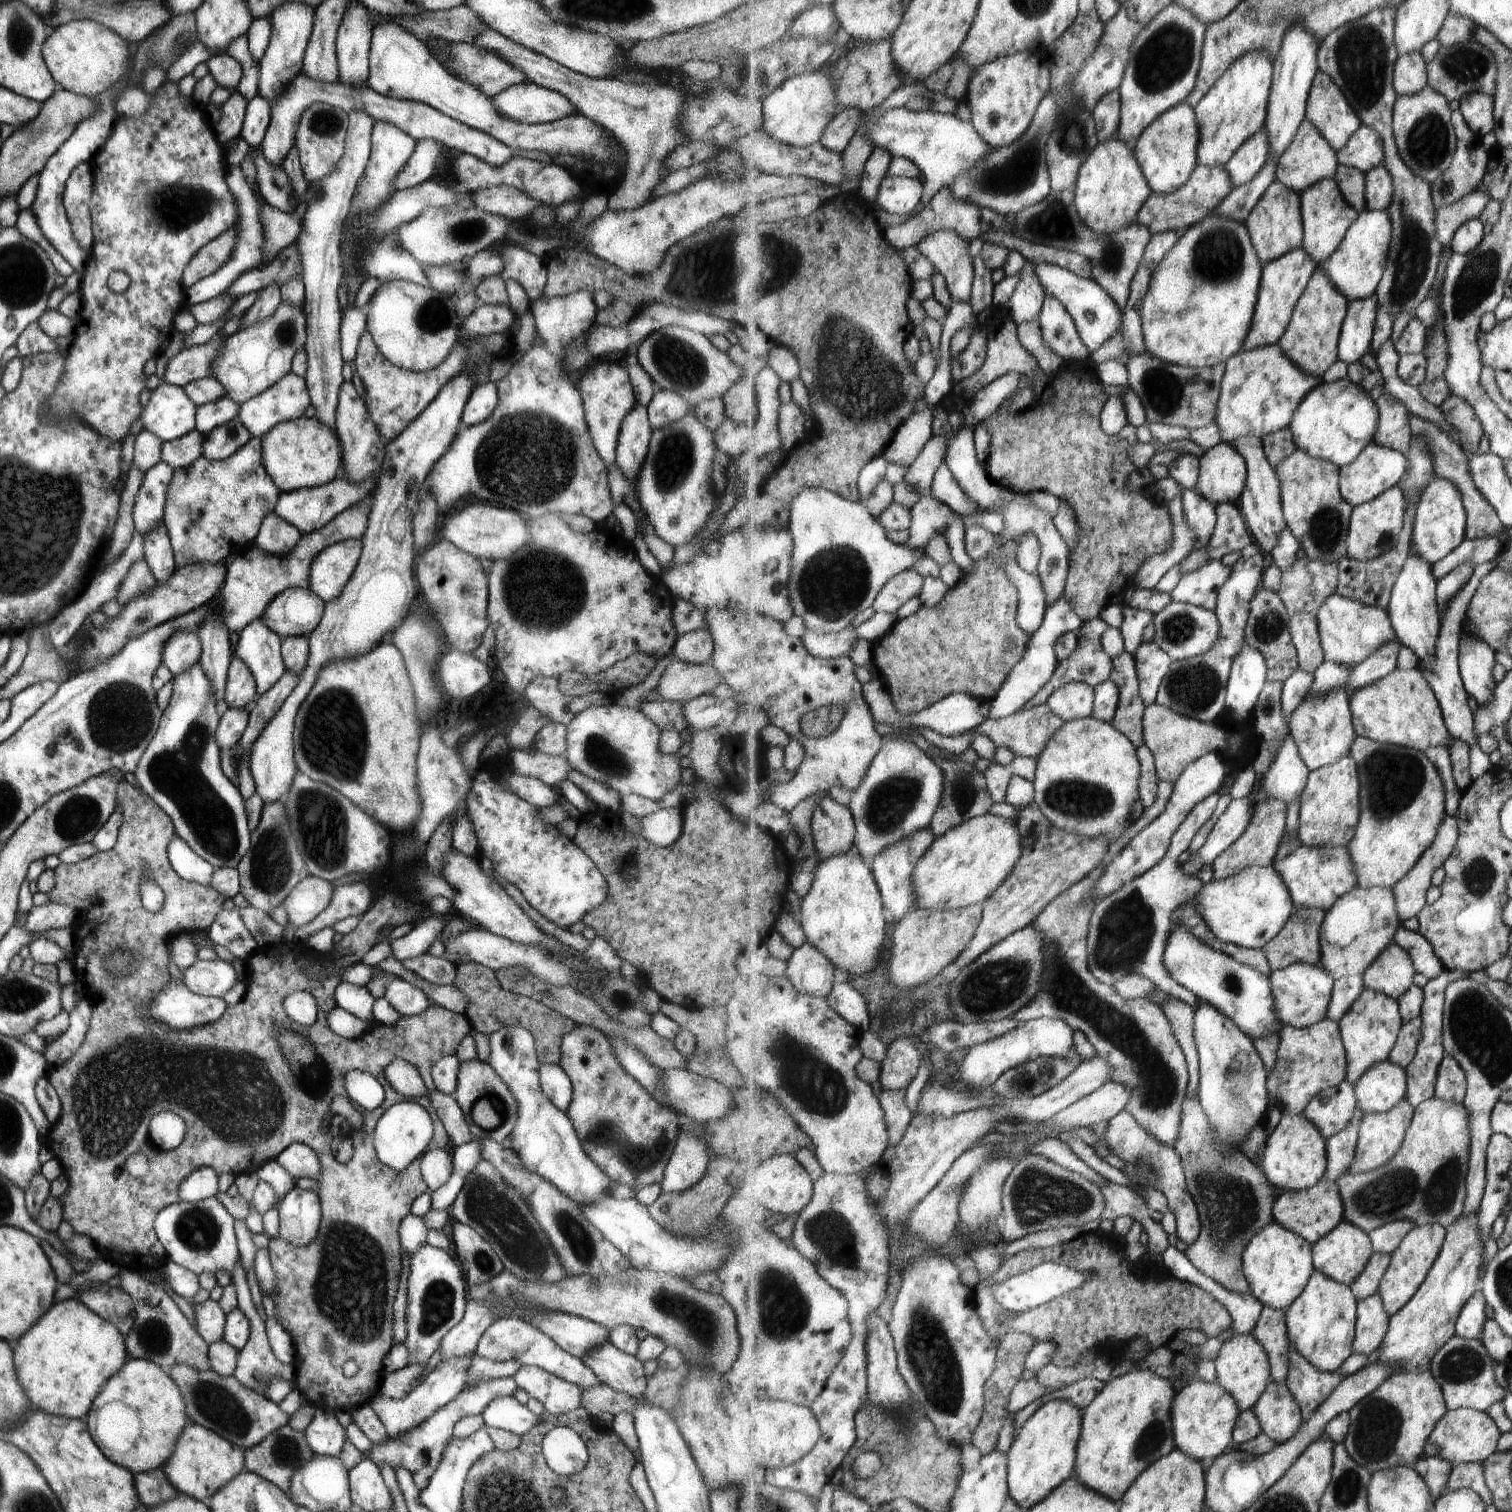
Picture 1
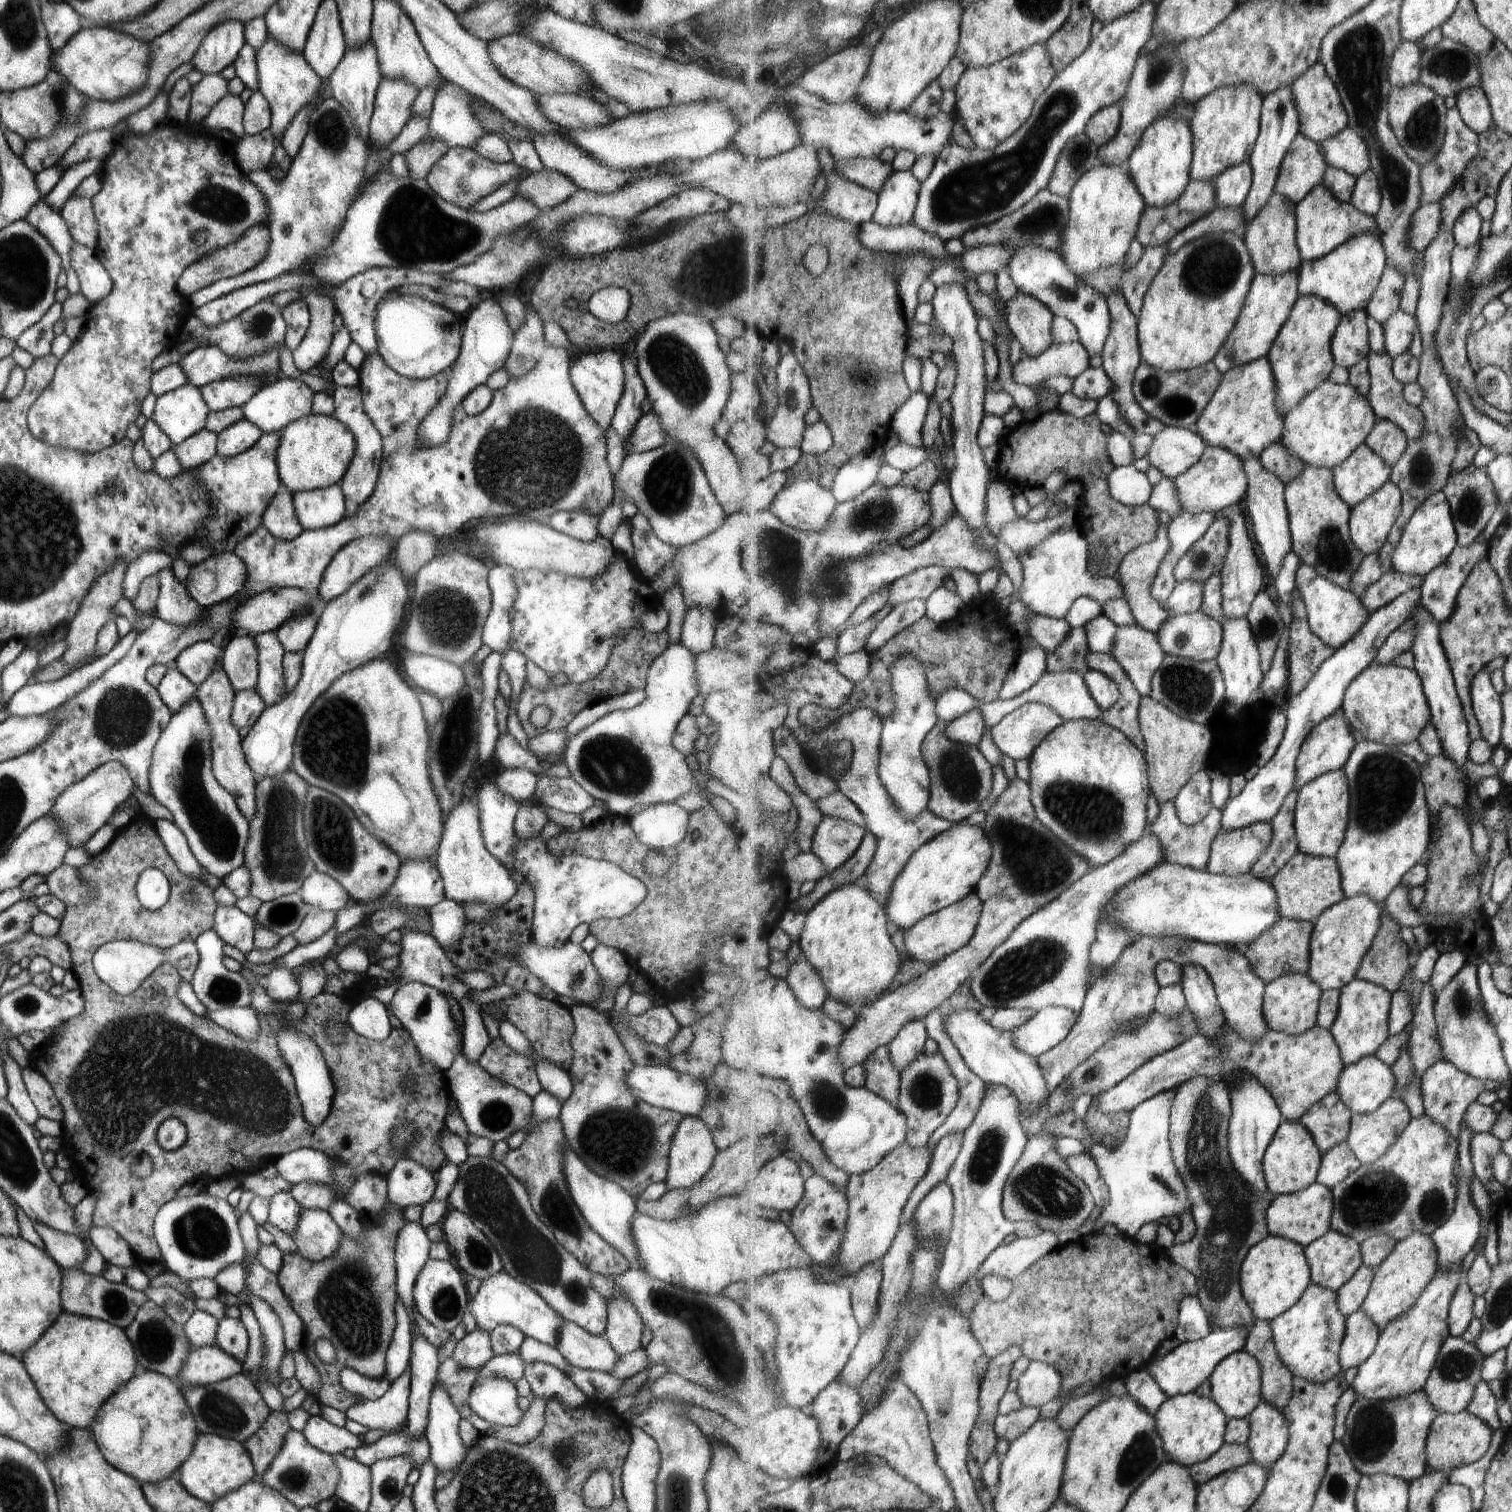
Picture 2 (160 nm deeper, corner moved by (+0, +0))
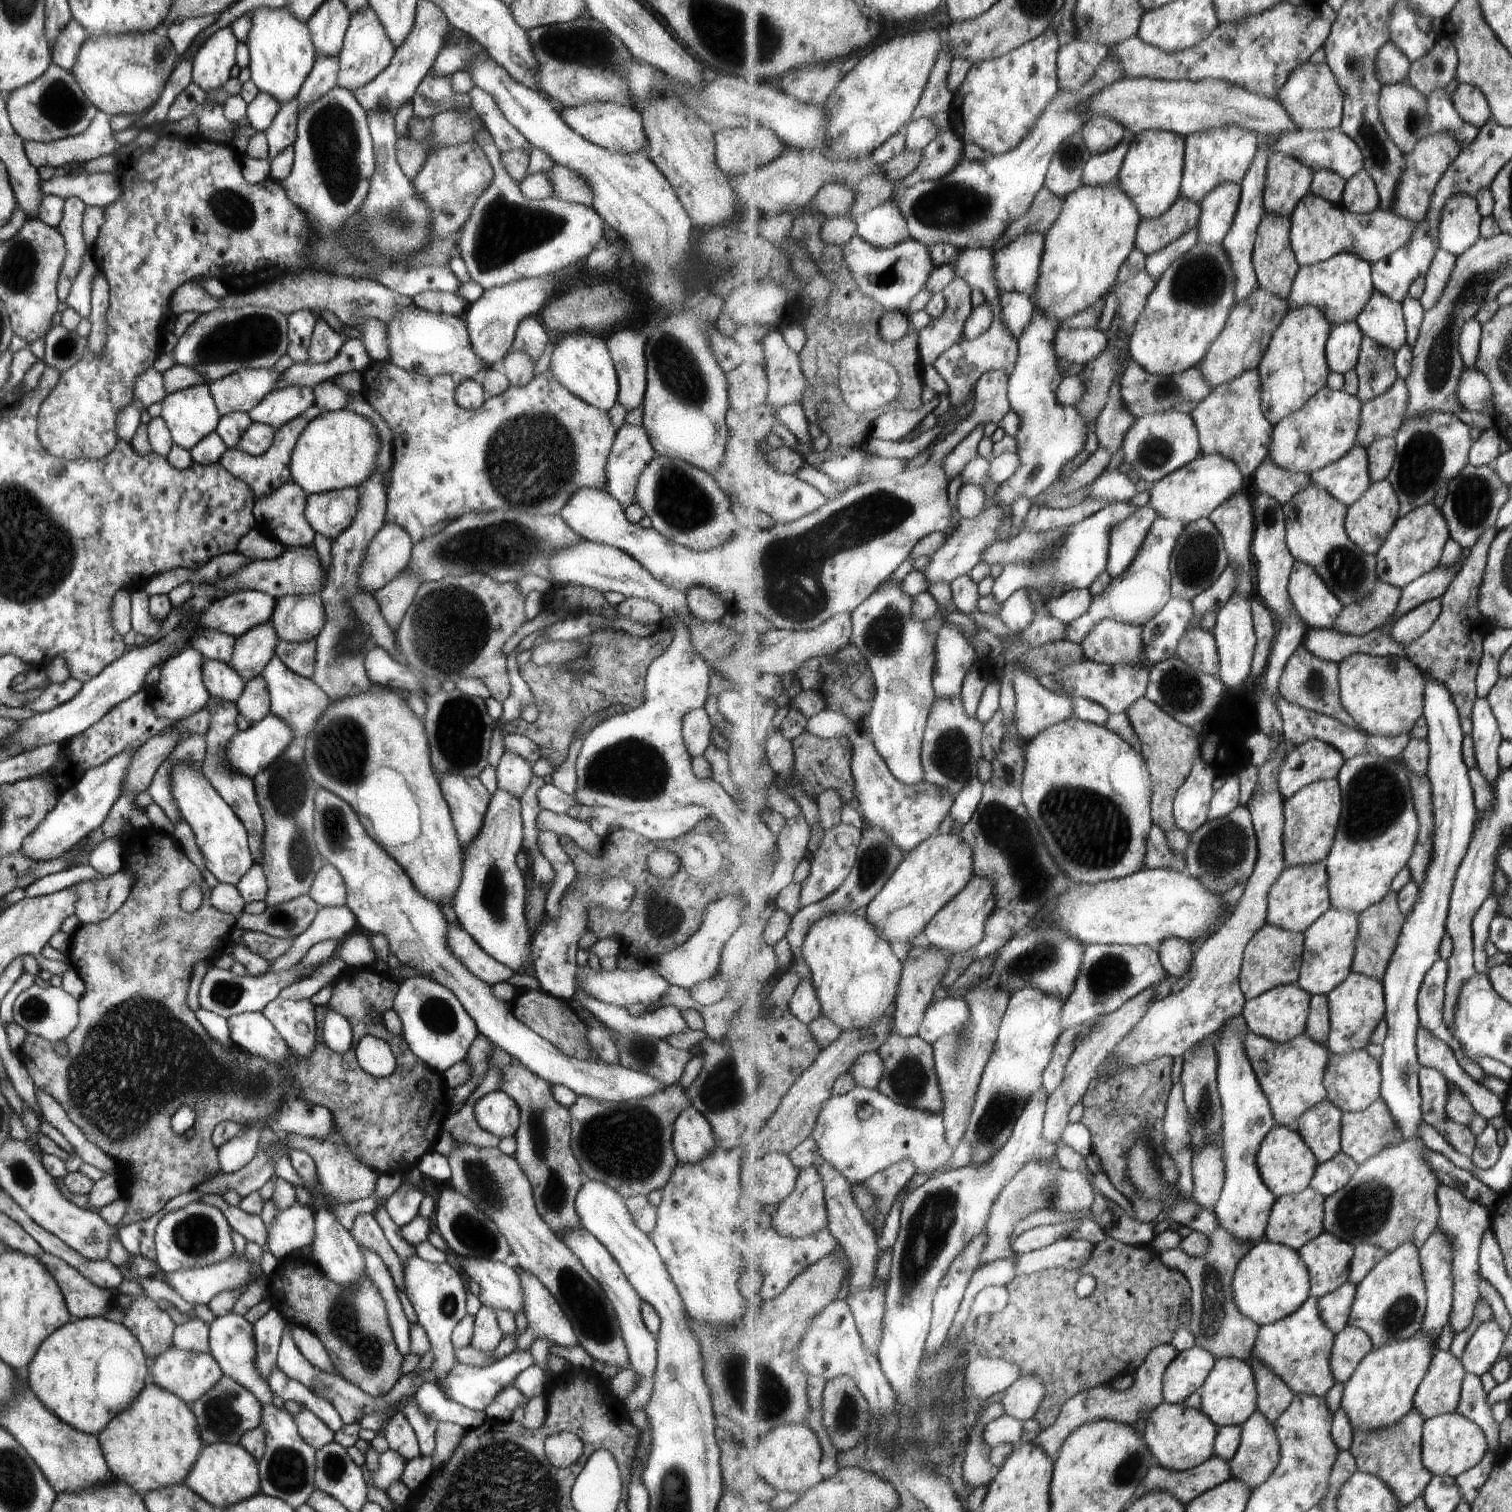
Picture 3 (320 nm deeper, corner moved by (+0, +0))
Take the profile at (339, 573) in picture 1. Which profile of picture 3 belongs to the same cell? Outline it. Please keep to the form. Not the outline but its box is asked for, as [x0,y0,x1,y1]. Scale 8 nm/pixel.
[358,522,412,593]

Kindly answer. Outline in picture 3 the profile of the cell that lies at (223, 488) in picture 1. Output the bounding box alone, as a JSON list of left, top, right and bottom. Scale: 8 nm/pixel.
[219,404,321,500]

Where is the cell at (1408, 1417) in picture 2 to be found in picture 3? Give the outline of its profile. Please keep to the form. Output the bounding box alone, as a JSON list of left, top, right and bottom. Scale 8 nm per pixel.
[1350,1408,1434,1508]

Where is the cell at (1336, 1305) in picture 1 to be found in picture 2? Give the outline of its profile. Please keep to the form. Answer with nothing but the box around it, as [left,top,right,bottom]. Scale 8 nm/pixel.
[1271,1283,1347,1385]

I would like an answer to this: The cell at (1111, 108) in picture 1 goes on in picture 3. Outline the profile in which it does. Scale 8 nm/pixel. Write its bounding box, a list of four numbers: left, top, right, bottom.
[1081,117,1125,155]

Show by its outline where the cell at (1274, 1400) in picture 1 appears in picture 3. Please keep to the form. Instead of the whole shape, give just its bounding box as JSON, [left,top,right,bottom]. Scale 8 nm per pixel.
[1230,1411,1282,1491]

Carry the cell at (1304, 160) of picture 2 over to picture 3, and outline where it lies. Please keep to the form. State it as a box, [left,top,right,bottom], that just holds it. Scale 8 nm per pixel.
[1264,153,1315,218]

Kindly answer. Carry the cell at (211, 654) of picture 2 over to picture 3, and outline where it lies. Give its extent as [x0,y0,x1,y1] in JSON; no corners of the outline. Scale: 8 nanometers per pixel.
[200,658,245,703]

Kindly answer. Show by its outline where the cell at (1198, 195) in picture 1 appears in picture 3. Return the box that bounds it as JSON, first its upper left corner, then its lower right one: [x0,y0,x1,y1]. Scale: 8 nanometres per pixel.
[1136,196,1202,256]

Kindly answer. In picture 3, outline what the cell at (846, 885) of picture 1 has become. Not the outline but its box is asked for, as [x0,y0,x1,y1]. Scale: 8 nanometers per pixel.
[804,913,903,1031]

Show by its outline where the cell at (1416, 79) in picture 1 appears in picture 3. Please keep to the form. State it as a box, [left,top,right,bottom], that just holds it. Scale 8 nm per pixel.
[1376,41,1412,85]

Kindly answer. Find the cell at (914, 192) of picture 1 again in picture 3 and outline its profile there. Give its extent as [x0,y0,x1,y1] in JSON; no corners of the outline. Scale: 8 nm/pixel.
[853,183,910,249]

